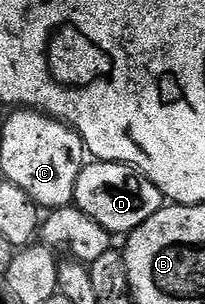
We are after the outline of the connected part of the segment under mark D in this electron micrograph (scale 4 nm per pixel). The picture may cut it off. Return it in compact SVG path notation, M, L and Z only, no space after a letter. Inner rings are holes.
M89 161L78 176L74 204L90 220L102 224L113 236L127 236L166 205L164 193L151 180L125 162Z

